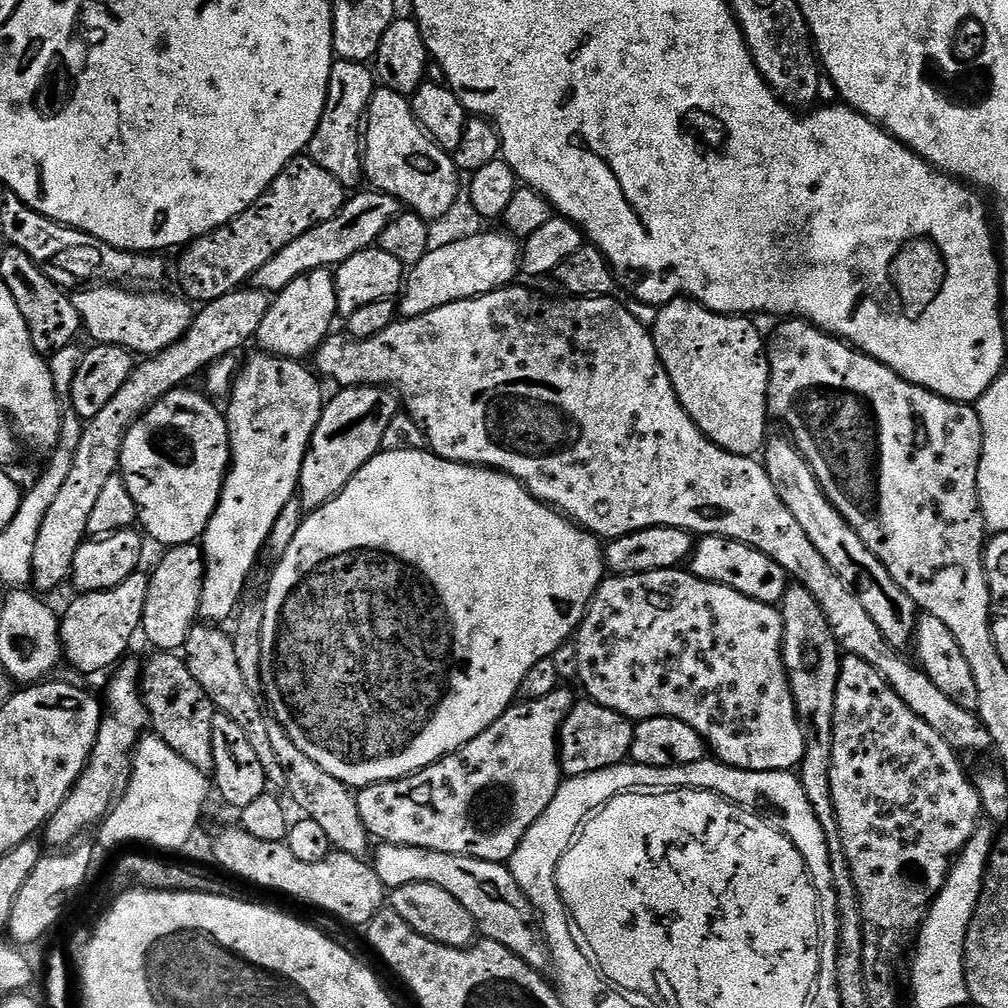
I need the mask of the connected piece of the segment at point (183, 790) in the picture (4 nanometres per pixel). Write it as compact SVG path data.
M145 734L136 741L132 772L128 775L124 795L99 825L100 840L108 848L115 844L132 844L135 840L140 844L153 844L156 850L184 848L200 824L208 788L210 792L210 780L205 773L190 766L182 754L174 754L162 738Z

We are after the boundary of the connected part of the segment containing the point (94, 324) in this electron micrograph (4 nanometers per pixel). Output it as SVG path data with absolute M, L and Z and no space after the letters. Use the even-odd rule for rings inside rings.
M88 286L71 293L74 310L78 310L83 331L86 336L88 332L92 342L118 346L137 357L147 358L166 350L190 330L194 308L183 295L131 292L124 287L128 286Z

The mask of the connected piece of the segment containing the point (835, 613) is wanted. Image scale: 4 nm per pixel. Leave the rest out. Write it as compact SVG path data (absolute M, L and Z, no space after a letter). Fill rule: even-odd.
M516 287L499 288L485 296L470 298L462 302L450 302L450 306L438 306L438 310L430 310L430 314L422 314L418 318L401 319L399 322L391 324L386 330L382 330L382 334L374 334L374 338L353 340L344 334L341 336L329 334L314 353L315 371L325 381L336 379L340 388L359 388L361 386L391 388L396 393L403 411L423 430L427 447L436 455L444 460L452 460L456 464L475 464L482 468L491 468L498 472L504 472L508 476L513 476L515 480L520 481L528 489L535 500L541 500L548 507L555 508L557 512L567 516L573 524L585 528L587 532L591 532L601 541L617 540L631 532L646 530L654 526L674 526L675 528L685 528L688 532L700 536L725 536L731 540L749 544L751 548L762 550L762 554L774 558L774 562L778 562L778 566L782 566L782 570L788 573L795 583L801 584L803 588L810 590L810 594L814 594L814 602L818 602L822 606L822 614L826 614L826 622L841 649L847 655L857 656L862 658L864 662L870 662L870 666L874 666L874 670L878 670L878 674L882 674L882 678L886 678L886 682L894 690L894 694L898 694L898 698L902 698L902 702L906 702L906 706L910 706L910 710L914 710L914 714L918 714L918 718L922 718L930 726L934 726L934 730L938 730L938 734L942 734L942 738L946 738L946 742L950 742L952 748L957 750L973 748L974 751L980 752L983 748L991 749L993 747L990 734L977 713L962 710L962 706L958 706L958 702L950 702L950 698L946 698L946 694L942 694L942 690L938 690L938 686L934 686L934 682L923 670L917 667L911 659L908 661L904 657L905 653L901 649L892 648L890 642L886 642L882 630L878 630L878 626L874 626L874 618L870 618L870 614L866 614L862 602L858 602L856 592L850 590L850 586L846 586L846 582L842 582L842 578L838 578L838 574L834 574L834 570L828 565L826 558L822 558L822 554L818 554L814 542L810 542L810 538L806 538L806 530L802 530L801 524L794 519L794 514L790 514L790 510L786 510L786 502L782 502L782 498L778 498L778 490L774 490L774 482L770 482L770 474L765 470L763 463L750 456L739 456L722 450L714 441L709 440L708 436L690 418L690 414L686 414L686 410L670 382L670 374L666 374L664 363L660 361L660 355L652 340L651 331L642 322L638 322L634 315L630 314L627 306L623 303L619 304L616 298L612 296L577 296L575 298L563 298L564 300L551 300L550 297L543 296L540 292L531 292L528 288Z

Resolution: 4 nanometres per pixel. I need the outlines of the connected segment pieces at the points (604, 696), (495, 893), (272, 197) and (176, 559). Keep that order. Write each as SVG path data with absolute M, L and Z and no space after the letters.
M680 568L654 570L646 574L633 576L609 575L600 584L599 590L590 602L584 621L574 633L574 647L578 662L578 684L585 688L587 699L596 704L606 706L627 720L639 722L646 718L678 718L686 722L686 726L694 726L705 742L707 751L721 764L729 764L731 768L747 772L790 772L799 769L804 757L804 735L798 722L798 714L794 706L792 691L788 685L788 675L784 669L784 623L780 617L779 607L763 604L754 598L746 598L746 594L738 594L738 590L730 590L730 586L715 584L692 575L691 571Z
M381 843L376 852L374 867L385 889L410 886L422 882L442 886L446 894L458 898L475 918L481 937L506 946L531 968L544 970L549 967L550 953L542 921L536 908L526 898L522 886L514 882L514 874L507 863L495 864L466 854L448 854L442 850L428 850L422 846Z
M307 154L295 156L284 167L282 174L274 178L270 187L247 210L221 228L193 240L179 253L183 295L192 302L207 302L214 298L222 298L222 294L230 294L234 289L247 285L252 275L262 270L262 266L266 266L266 262L270 262L270 258L274 258L274 254L278 254L282 246L290 246L290 242L306 234L306 230L334 218L334 214L342 210L345 199L346 189L338 182L338 178L334 178L334 174L326 174L326 170L322 170L322 166L318 166L318 162L314 162Z
M199 543L173 544L168 552L156 564L156 569L151 569L148 578L148 593L144 607L144 623L142 636L145 636L153 645L153 649L161 652L176 652L183 649L190 630L197 623L200 614L200 599L204 585L204 550Z

